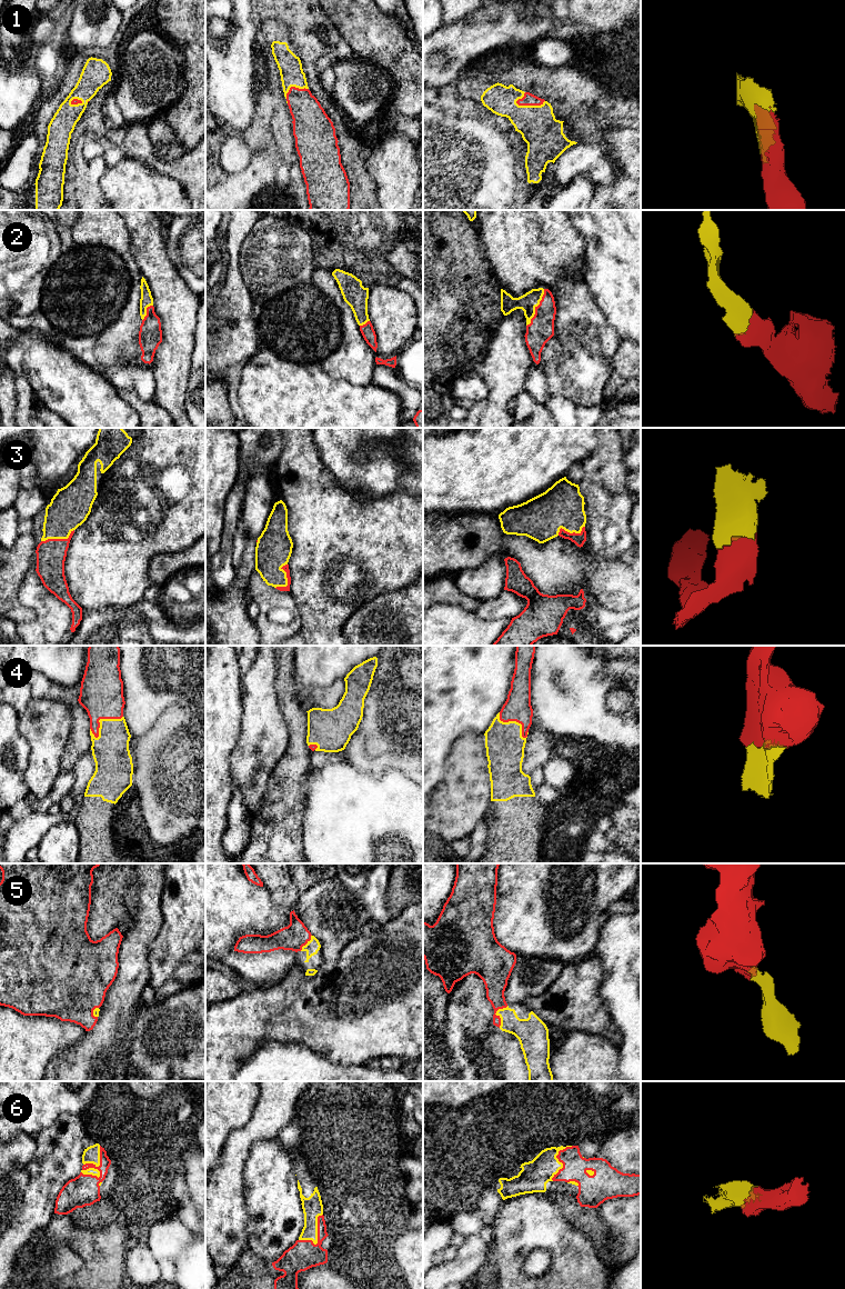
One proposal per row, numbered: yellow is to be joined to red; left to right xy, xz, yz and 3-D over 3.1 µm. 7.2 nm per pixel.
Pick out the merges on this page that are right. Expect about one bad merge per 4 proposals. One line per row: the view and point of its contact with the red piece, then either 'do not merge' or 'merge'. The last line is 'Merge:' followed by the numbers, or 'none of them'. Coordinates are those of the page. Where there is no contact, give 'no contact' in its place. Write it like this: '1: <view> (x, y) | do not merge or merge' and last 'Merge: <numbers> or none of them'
1: yz (530, 105) | merge
2: yz (535, 308) | merge
3: xy (58, 539) | merge
4: xy (98, 721) | merge
5: yz (495, 1012) | merge
6: xy (99, 1166) | merge
Merge: 1, 2, 3, 4, 5, 6

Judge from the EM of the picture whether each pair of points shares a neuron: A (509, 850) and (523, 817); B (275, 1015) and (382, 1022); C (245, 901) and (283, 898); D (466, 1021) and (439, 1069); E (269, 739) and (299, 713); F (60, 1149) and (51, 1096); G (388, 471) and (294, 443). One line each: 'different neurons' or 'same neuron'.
A: same neuron
B: same neuron
C: different neurons
D: different neurons
E: different neurons
F: different neurons
G: different neurons

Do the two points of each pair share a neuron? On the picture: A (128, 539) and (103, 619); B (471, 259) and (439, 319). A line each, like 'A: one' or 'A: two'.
A: two
B: one

